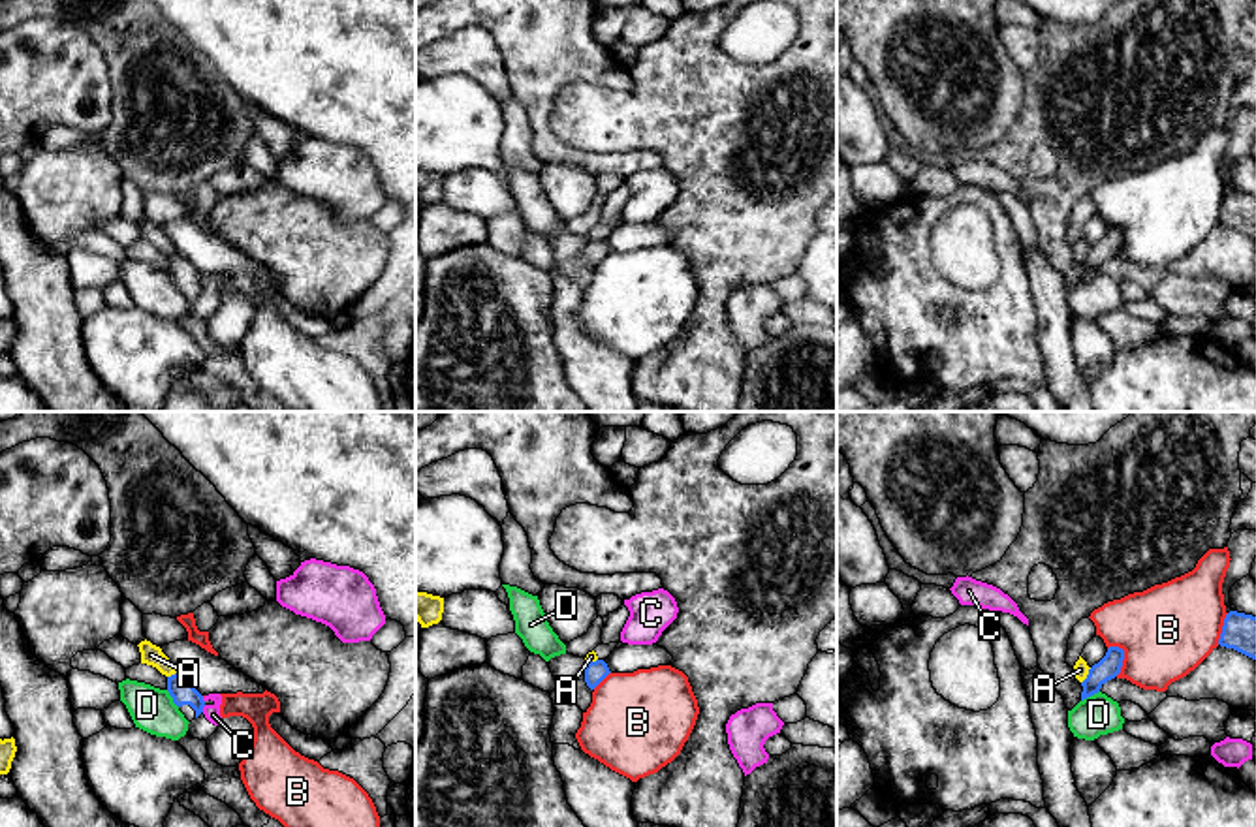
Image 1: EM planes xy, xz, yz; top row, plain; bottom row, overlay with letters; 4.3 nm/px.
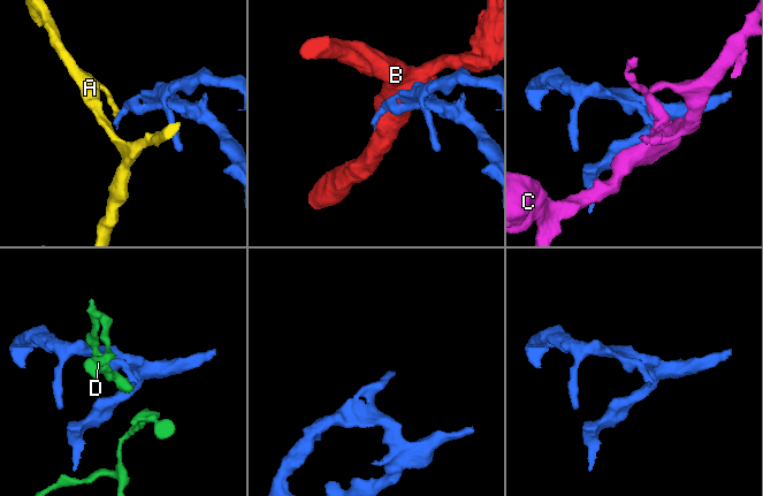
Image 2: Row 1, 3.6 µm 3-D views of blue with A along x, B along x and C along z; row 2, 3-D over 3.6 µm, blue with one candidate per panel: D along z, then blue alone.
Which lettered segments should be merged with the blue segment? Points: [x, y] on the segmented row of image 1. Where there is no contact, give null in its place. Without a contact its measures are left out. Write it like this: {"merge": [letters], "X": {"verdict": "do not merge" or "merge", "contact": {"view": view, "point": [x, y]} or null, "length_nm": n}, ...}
{"merge": [], "A": {"verdict": "do not merge", "contact": {"view": "yz", "point": [1087, 675]}, "length_nm": 80}, "B": {"verdict": "do not merge", "contact": {"view": "yz", "point": [1123, 656]}, "length_nm": 140}, "C": {"verdict": "do not merge", "contact": {"view": "xy", "point": [202, 709]}, "length_nm": 40}, "D": {"verdict": "do not merge", "contact": {"view": "yz", "point": [1089, 696]}, "length_nm": 90}}

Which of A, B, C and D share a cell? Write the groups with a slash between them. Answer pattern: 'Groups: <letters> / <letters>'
Groups: A / B / C / D

